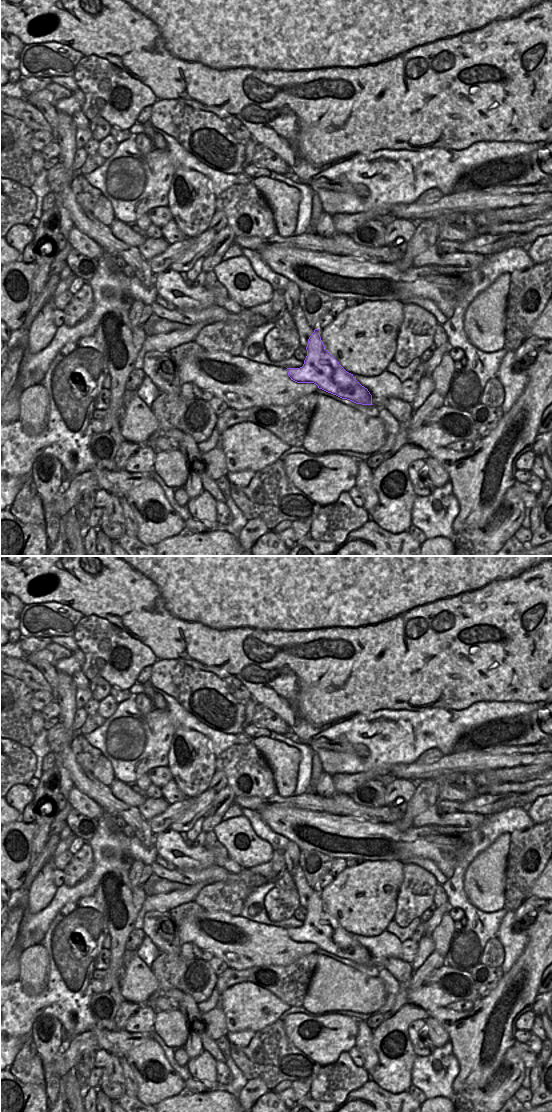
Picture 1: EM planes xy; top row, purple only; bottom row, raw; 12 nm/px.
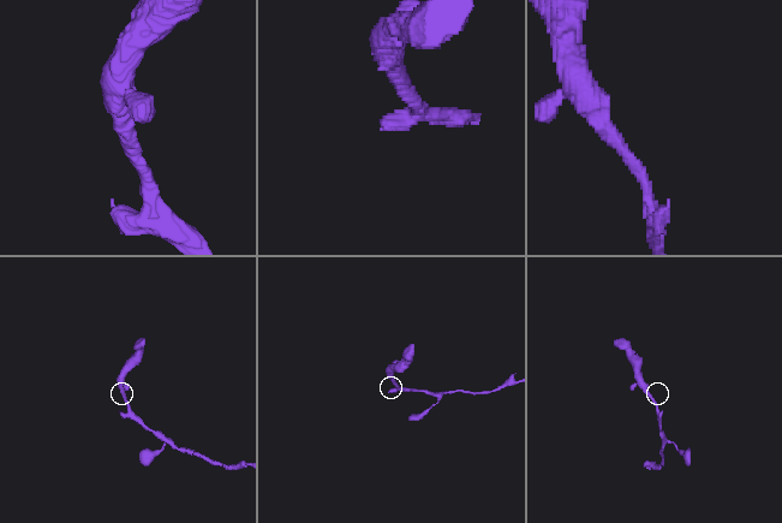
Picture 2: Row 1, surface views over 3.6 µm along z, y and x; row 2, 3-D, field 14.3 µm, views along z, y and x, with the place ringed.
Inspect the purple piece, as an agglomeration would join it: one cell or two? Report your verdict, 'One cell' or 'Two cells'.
One cell.

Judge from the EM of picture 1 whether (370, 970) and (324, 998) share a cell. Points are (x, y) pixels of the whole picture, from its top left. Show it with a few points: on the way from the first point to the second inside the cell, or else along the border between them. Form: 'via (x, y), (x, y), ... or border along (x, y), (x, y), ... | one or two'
border along (343, 964), (368, 975), (377, 976), (385, 986) | two

